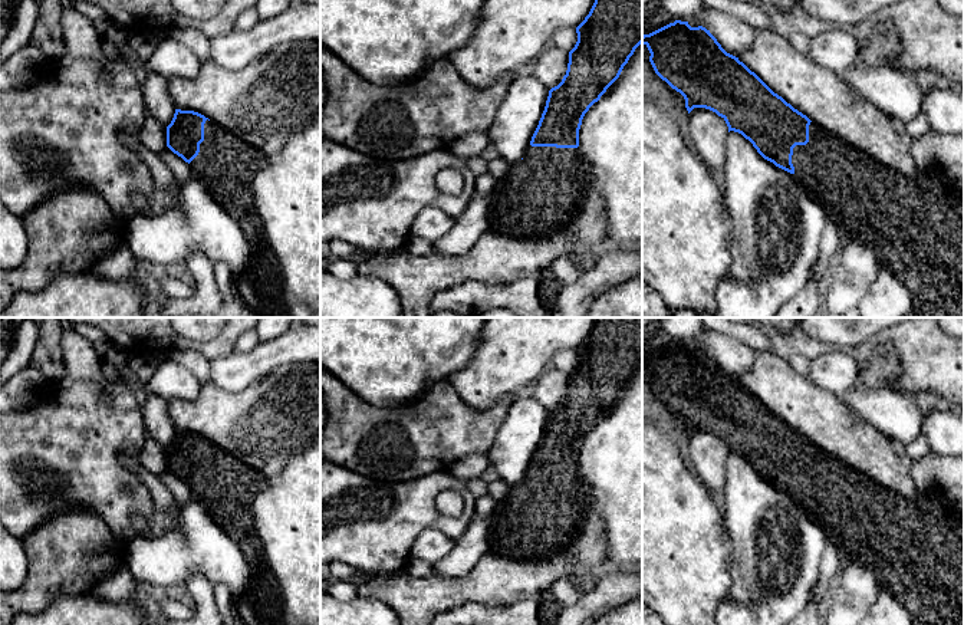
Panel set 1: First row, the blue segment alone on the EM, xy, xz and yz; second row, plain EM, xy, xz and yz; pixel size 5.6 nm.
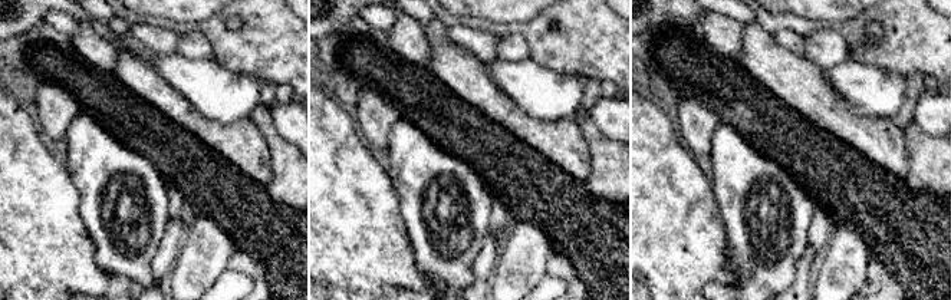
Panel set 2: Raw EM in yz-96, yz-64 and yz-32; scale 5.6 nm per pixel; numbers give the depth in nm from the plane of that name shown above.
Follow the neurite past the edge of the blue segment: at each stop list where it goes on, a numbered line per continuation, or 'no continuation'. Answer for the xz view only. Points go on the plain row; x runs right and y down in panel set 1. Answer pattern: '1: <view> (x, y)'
1: xz (542, 513)

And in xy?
1: xy (227, 486)

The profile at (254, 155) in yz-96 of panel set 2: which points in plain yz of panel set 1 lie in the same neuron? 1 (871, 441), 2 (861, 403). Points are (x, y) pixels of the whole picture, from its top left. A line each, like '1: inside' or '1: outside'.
1: inside
2: outside

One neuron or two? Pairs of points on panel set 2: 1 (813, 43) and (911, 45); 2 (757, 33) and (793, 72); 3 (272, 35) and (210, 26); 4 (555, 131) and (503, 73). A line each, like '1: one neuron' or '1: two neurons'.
1: two neurons
2: one neuron
3: one neuron
4: two neurons

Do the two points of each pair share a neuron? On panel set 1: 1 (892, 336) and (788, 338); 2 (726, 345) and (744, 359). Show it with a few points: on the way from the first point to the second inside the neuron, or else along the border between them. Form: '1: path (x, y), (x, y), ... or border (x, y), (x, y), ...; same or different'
1: path (867, 332), (813, 332); same
2: path (730, 349), (740, 359); same

